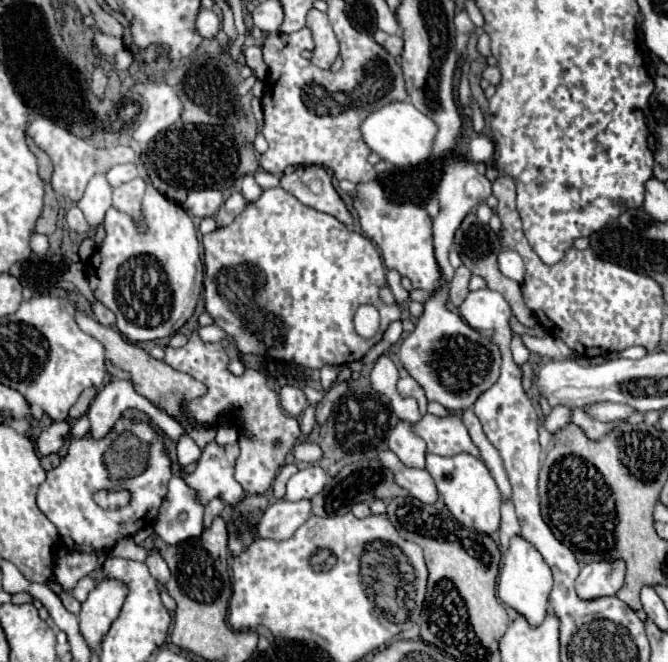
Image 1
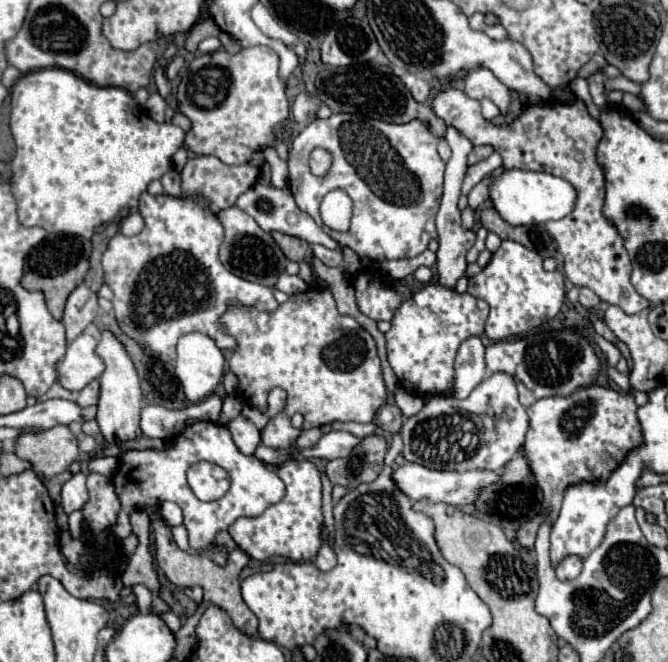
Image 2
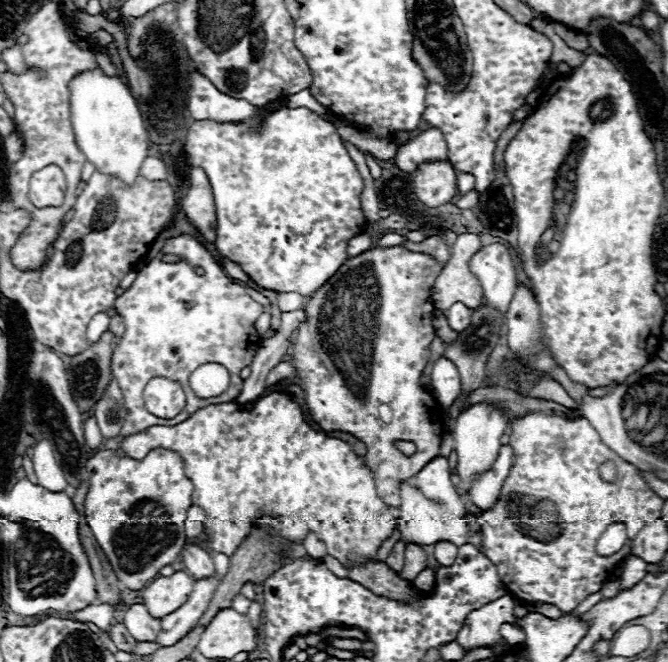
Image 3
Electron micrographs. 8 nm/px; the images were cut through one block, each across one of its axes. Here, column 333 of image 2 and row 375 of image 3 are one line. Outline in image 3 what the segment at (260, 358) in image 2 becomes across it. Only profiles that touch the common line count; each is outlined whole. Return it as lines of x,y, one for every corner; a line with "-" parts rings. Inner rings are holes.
372,248
372,250
366,250
362,252
360,256
356,258
350,258
320,290
316,290
314,296
308,298
304,310
306,310
306,322
302,324
300,328
300,334
294,338
294,352
292,352
292,366
296,368
296,384
304,390
304,398
306,398
306,408
308,408
308,414
310,418
322,426
322,430
330,432
330,430
340,430
340,432
348,432
352,436
356,436
358,440
362,440
368,448
368,454
364,456
364,462
366,466
374,472
374,478
376,478
376,488
378,488
378,496
382,498
384,504
388,506
394,506
398,508
400,506
400,482
412,478
414,474
418,474
430,460
434,460
436,456
440,456
440,442
444,438
444,426
442,426
442,418
444,418
444,412
442,412
442,406
438,404
438,400
434,400
420,384
420,378
422,378
422,372
430,360
430,344
432,340
436,338
434,334
434,326
432,326
432,314
434,314
434,304
432,304
432,298
430,298
430,288
434,286
434,280
438,278
440,274
440,264
430,256
430,254
424,254
424,252
410,252
406,248
-
386,404
390,408
390,414
392,414
392,420
390,422
384,422
378,414
380,414
380,406
-
398,440
406,440
406,442
414,442
416,444
416,452
414,456
404,456
394,444

